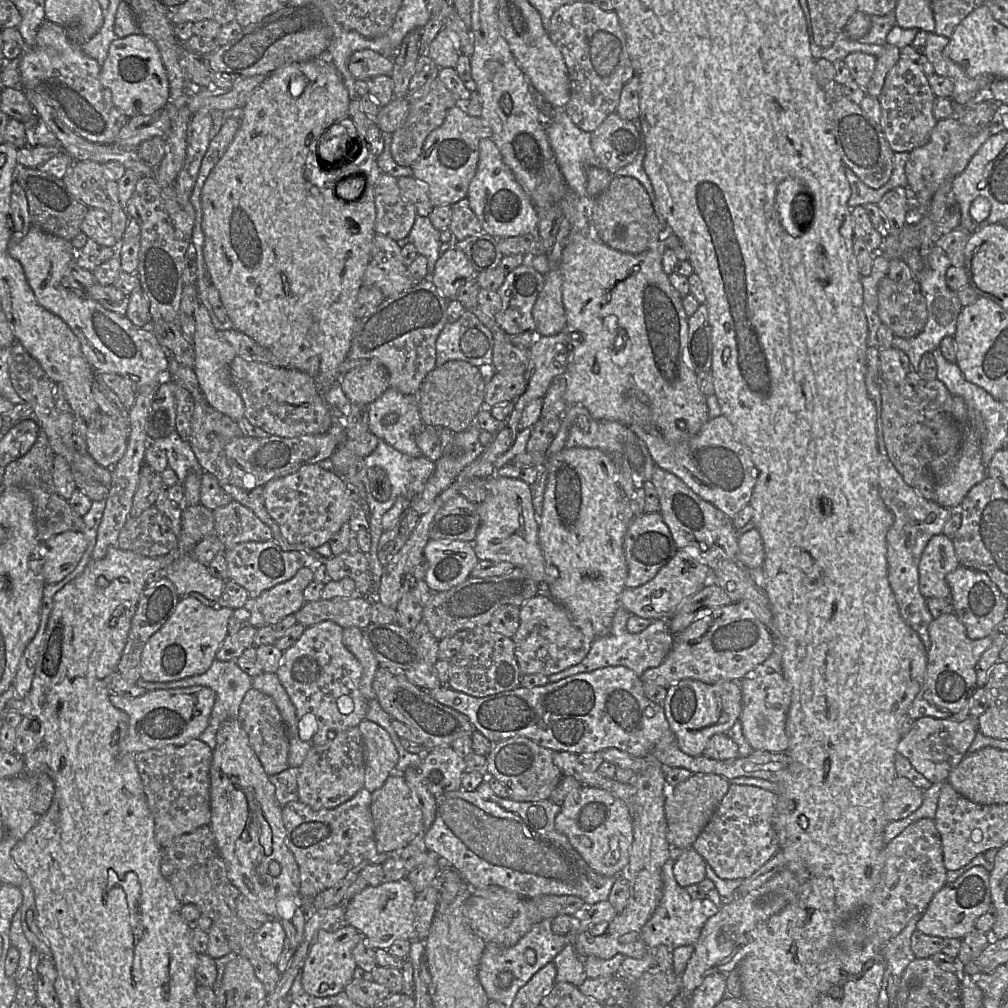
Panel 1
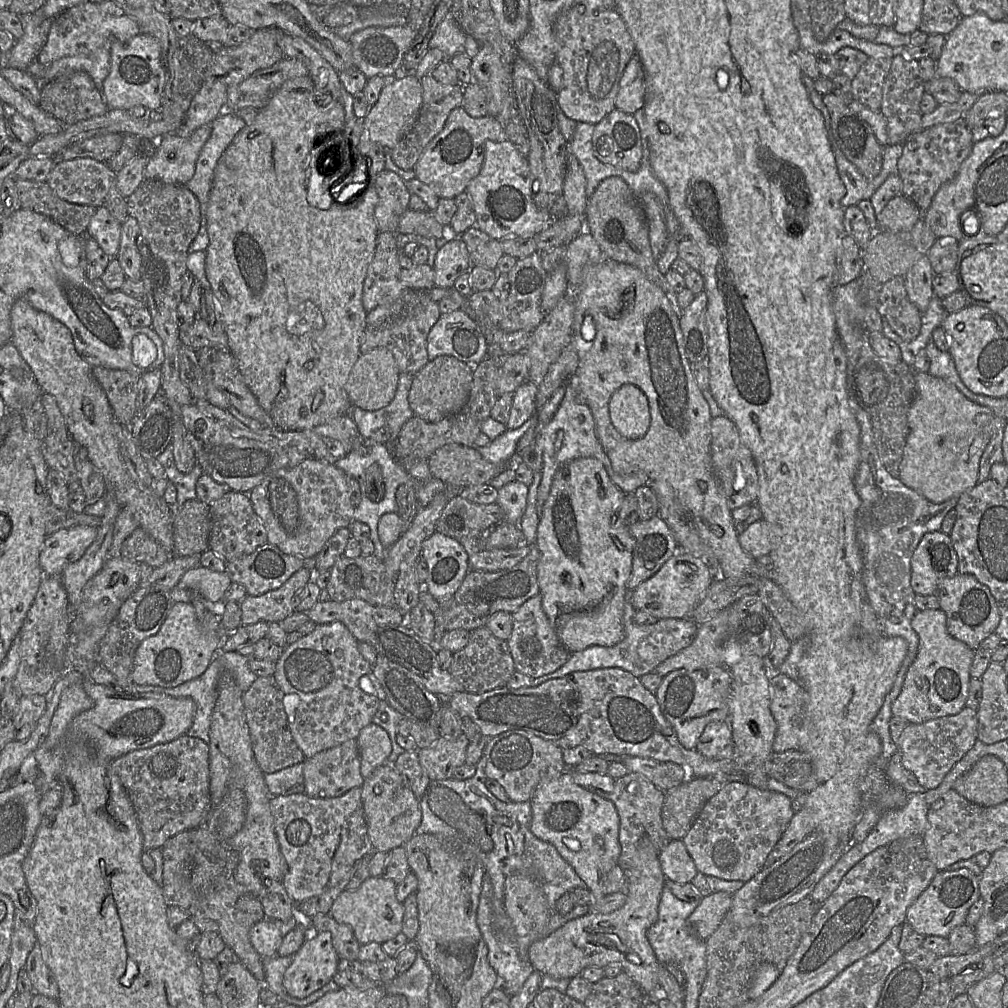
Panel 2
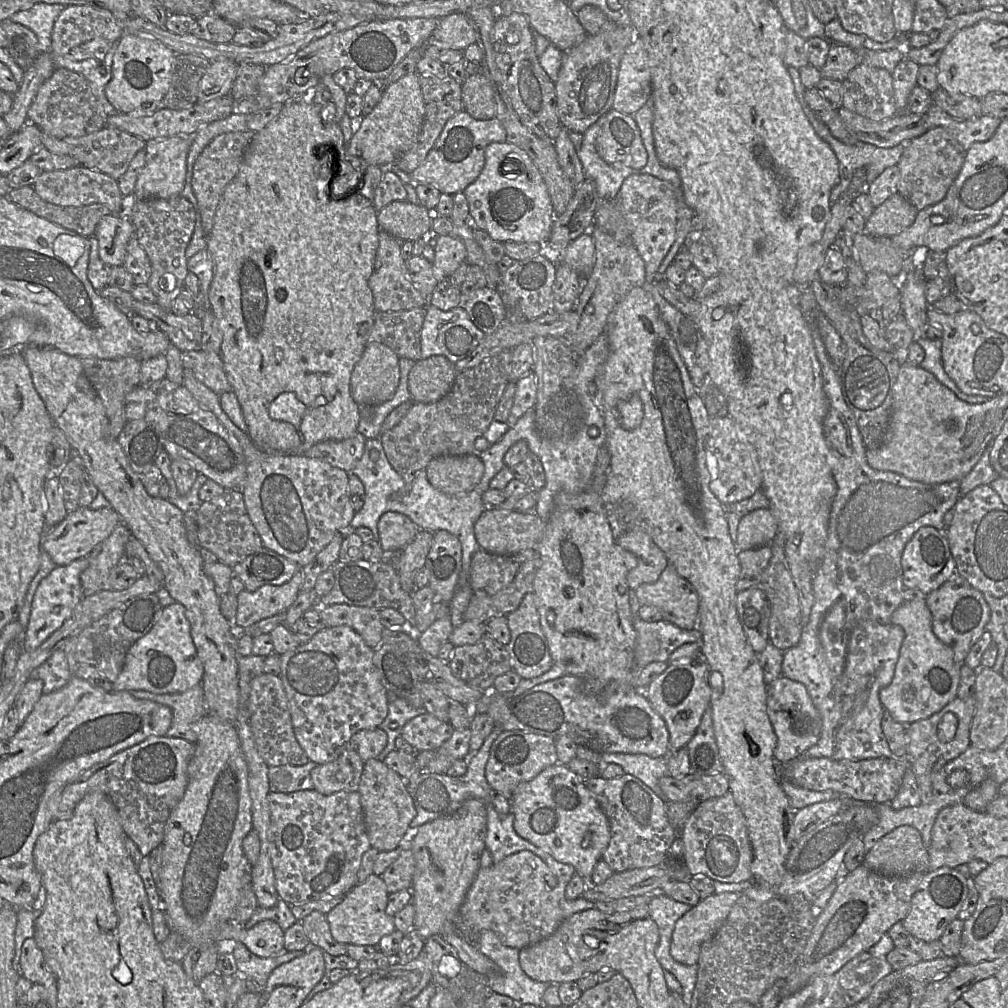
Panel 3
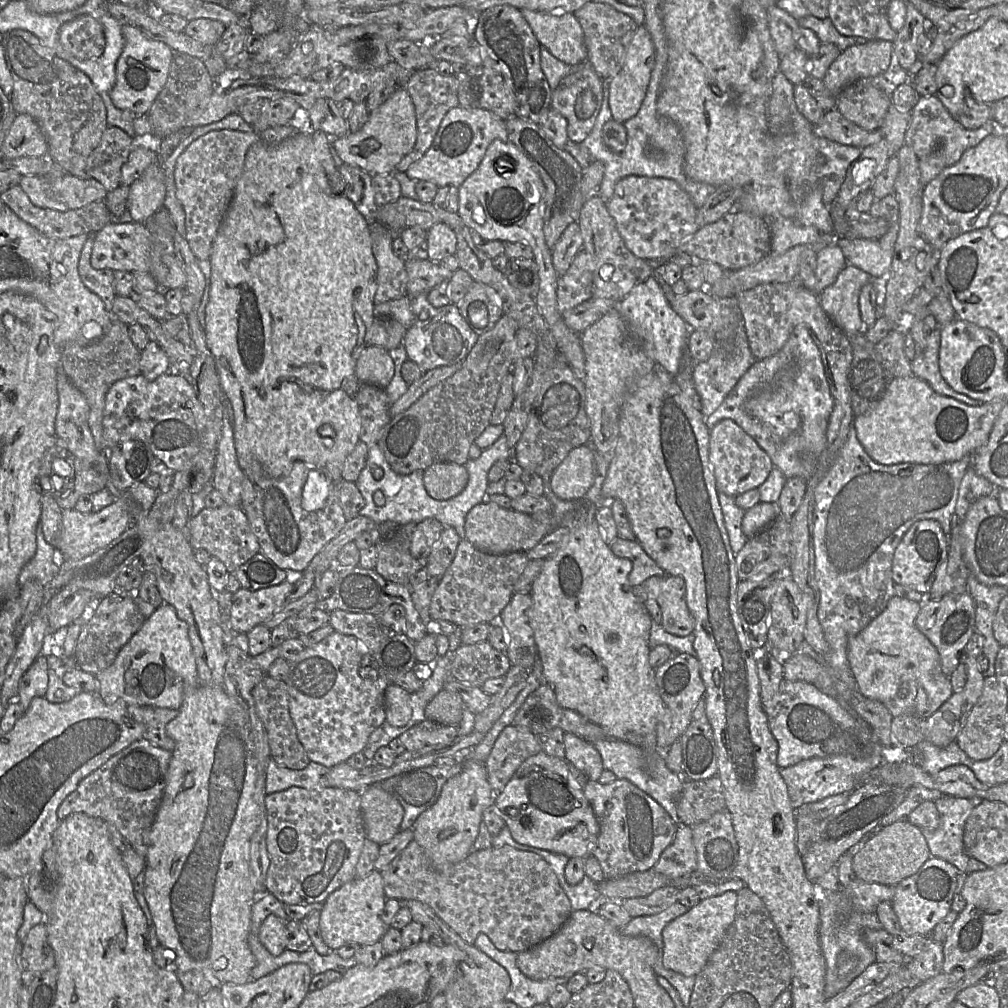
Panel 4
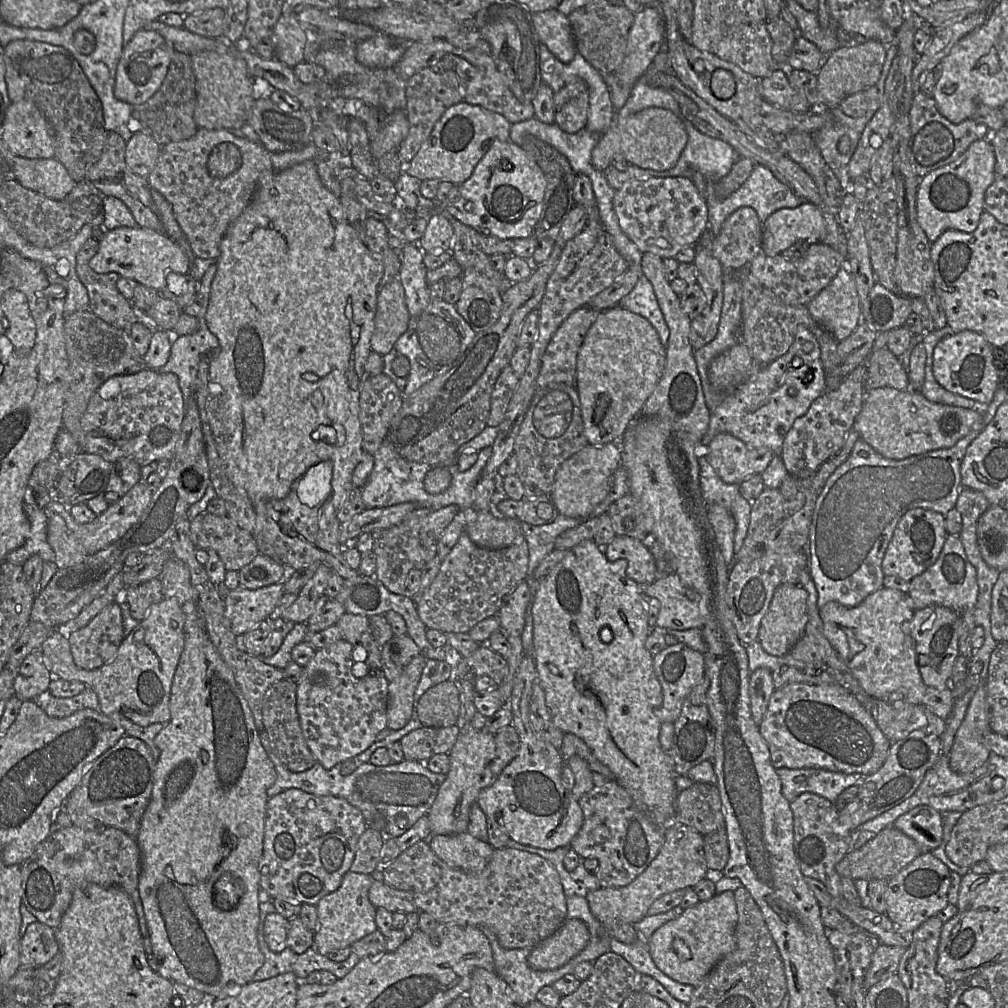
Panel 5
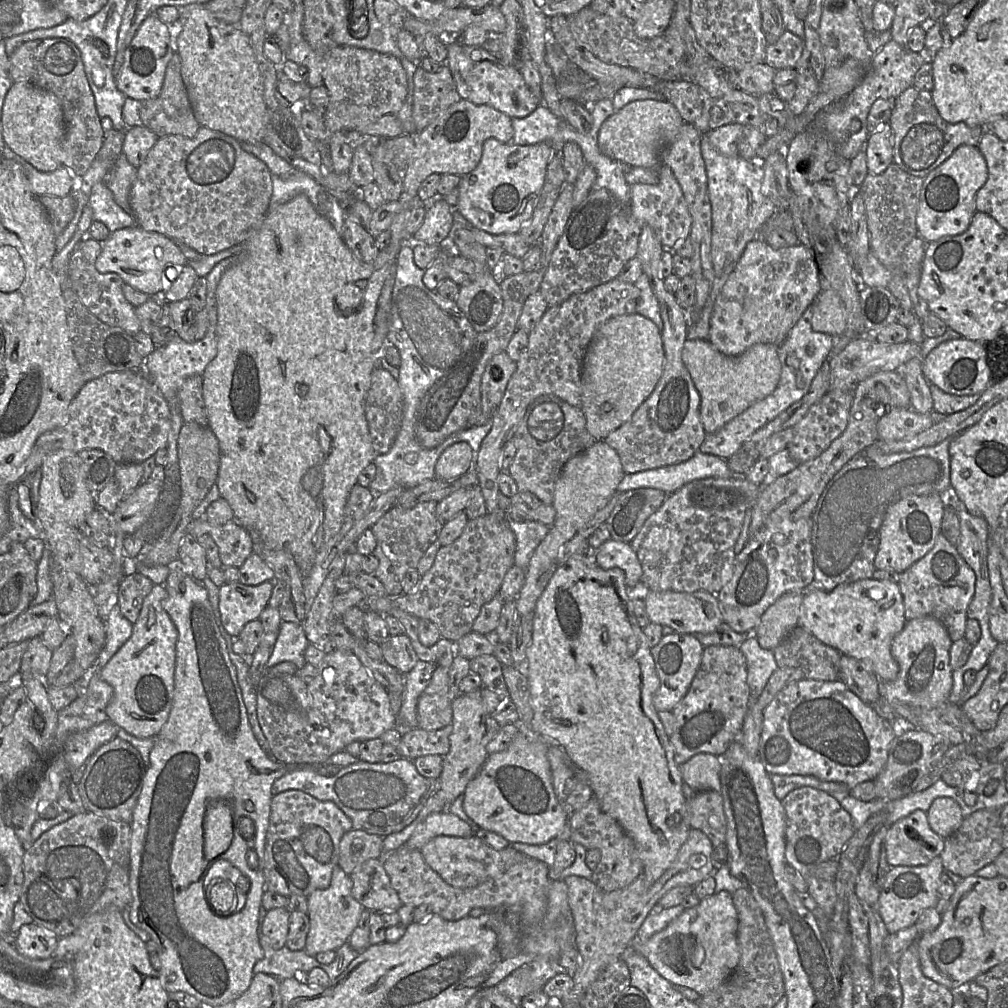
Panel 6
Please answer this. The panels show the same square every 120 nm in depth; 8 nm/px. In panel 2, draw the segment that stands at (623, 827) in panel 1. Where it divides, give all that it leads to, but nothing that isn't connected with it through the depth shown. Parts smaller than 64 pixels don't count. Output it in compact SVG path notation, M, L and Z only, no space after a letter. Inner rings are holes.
M568 768L558 778L537 787L530 803L532 833L555 846L583 880L593 901L601 901L606 896L604 883L607 875L618 865L621 854L620 818L615 805L579 786Z

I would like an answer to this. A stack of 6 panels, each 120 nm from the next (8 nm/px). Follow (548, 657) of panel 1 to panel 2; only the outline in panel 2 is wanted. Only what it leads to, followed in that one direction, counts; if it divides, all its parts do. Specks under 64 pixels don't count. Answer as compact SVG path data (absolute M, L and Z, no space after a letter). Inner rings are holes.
M540 593L528 599L511 614L513 630L507 642L516 671L531 678L539 678L558 670L567 662L571 653L562 645L545 614Z

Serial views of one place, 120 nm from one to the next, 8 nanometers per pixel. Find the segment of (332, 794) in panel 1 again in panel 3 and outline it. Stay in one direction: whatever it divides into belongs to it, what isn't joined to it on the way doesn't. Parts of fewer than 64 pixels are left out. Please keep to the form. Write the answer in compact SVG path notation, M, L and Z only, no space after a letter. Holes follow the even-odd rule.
M345 750L335 760L318 764L311 771L313 789L323 795L358 791L364 761L357 750Z

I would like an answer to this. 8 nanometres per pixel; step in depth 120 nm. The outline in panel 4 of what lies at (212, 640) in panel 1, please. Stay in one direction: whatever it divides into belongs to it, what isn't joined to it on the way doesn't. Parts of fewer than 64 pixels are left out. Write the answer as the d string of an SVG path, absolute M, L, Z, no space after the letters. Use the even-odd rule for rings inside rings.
M162 603L145 619L139 630L119 650L112 664L95 676L99 681L98 695L106 704L113 704L116 700L123 699L128 706L179 709L183 701L185 688L199 685L187 623L177 616L172 605Z

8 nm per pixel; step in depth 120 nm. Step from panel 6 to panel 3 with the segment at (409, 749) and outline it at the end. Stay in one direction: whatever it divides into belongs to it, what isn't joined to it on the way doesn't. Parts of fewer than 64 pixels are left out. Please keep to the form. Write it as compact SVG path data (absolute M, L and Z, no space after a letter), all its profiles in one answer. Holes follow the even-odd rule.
M423 713L408 721L400 737L412 745L416 751L436 751L448 740L454 728L430 713Z

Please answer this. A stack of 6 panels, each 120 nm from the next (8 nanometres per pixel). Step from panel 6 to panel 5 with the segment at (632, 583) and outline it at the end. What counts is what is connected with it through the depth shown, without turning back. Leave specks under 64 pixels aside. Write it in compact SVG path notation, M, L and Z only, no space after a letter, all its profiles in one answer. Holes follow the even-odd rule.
M615 536L607 545L604 554L610 562L626 560L627 576L642 587L653 583L659 577L652 554L638 539Z

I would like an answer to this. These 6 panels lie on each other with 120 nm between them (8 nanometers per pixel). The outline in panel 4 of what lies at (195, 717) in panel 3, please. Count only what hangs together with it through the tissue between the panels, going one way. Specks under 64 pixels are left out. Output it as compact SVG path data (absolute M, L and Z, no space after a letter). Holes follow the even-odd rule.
M128 706L131 718L144 726L143 738L154 746L173 751L175 742L166 733L166 725L178 715L178 709L153 706Z

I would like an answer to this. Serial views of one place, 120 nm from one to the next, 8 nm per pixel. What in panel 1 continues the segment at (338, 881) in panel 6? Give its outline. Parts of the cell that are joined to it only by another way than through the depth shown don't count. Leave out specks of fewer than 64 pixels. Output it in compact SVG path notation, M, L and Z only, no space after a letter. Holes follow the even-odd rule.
M406 879L367 886L352 899L345 901L345 919L347 925L357 929L367 944L374 949L388 949L399 940L415 940L414 902L417 893Z

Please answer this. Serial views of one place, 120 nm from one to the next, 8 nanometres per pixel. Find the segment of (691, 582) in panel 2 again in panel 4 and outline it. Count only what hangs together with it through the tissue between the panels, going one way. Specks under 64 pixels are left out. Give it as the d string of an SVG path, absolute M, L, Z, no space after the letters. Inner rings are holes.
M665 574L647 579L641 587L633 587L642 600L653 598L661 609L662 627L670 634L685 637L694 632L695 621L686 601L682 577Z

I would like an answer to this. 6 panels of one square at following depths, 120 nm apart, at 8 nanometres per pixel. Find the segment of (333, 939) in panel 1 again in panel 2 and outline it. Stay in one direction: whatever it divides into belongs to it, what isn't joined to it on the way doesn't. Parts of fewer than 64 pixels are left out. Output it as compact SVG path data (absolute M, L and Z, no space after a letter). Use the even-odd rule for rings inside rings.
M330 932L309 934L292 957L283 975L283 986L293 998L304 999L332 981L338 971L339 957Z

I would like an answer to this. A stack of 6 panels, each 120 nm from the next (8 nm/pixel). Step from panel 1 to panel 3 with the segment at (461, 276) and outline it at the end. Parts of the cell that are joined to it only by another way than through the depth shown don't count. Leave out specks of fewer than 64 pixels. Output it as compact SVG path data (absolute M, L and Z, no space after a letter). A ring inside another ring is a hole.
M439 235L433 240L435 257L434 269L439 276L448 277L462 262L466 262L466 247L464 243L450 235Z

